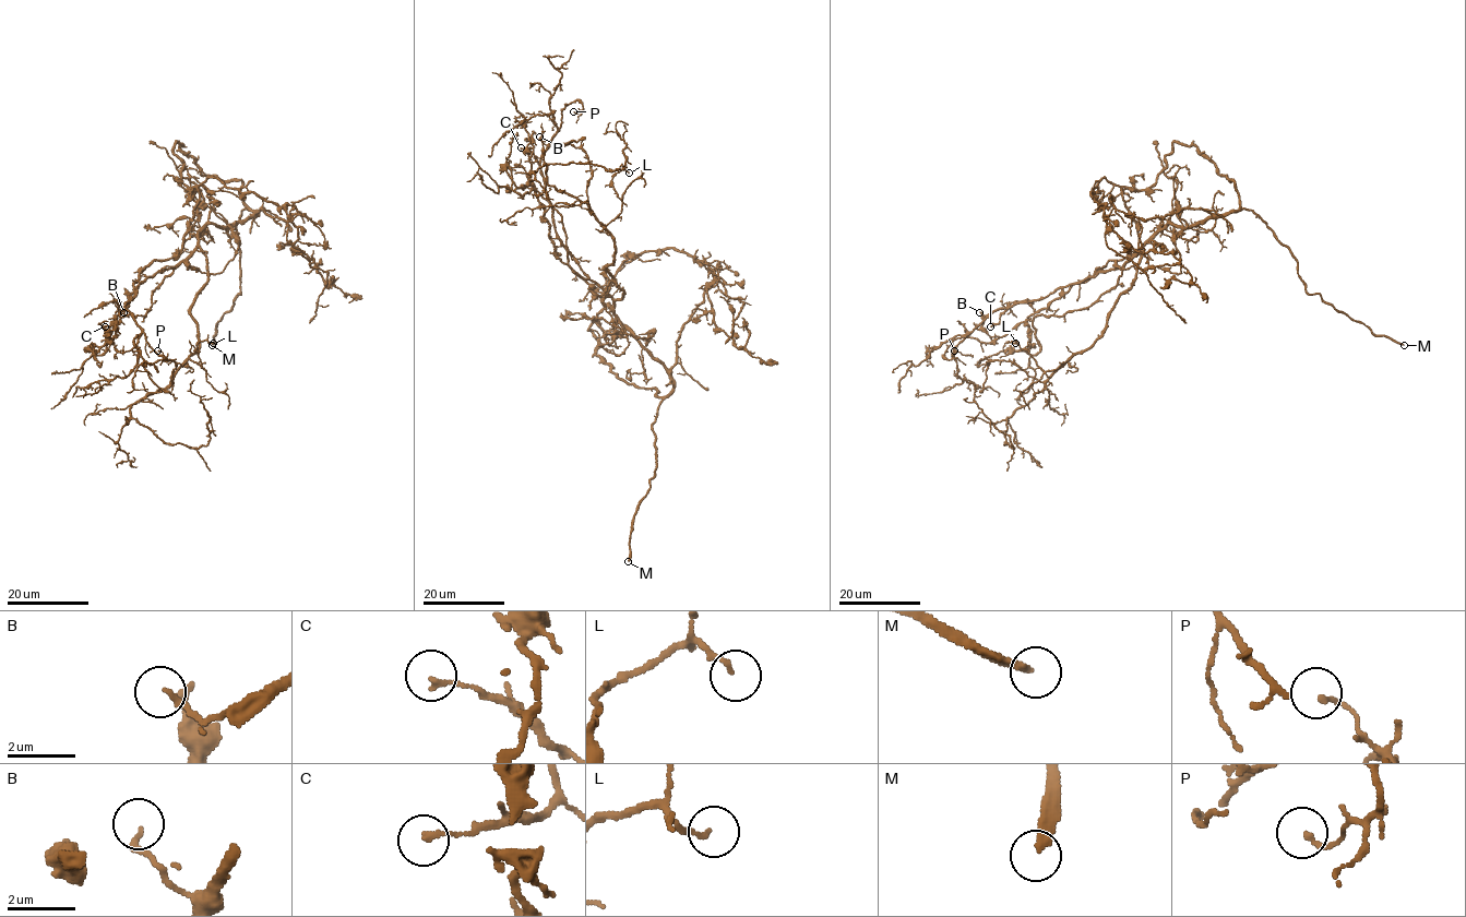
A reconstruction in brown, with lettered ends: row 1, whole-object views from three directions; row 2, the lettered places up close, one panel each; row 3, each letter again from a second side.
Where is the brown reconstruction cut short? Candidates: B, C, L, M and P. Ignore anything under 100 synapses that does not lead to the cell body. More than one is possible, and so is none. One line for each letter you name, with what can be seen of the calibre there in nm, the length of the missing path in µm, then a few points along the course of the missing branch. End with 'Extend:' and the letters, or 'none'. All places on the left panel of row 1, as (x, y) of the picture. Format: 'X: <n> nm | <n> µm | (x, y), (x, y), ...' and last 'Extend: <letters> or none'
M: 240 nm | 50 µm | (212, 345), (219, 385), (214, 391), (199, 392), (189, 389), (120, 318)
Extend: M

